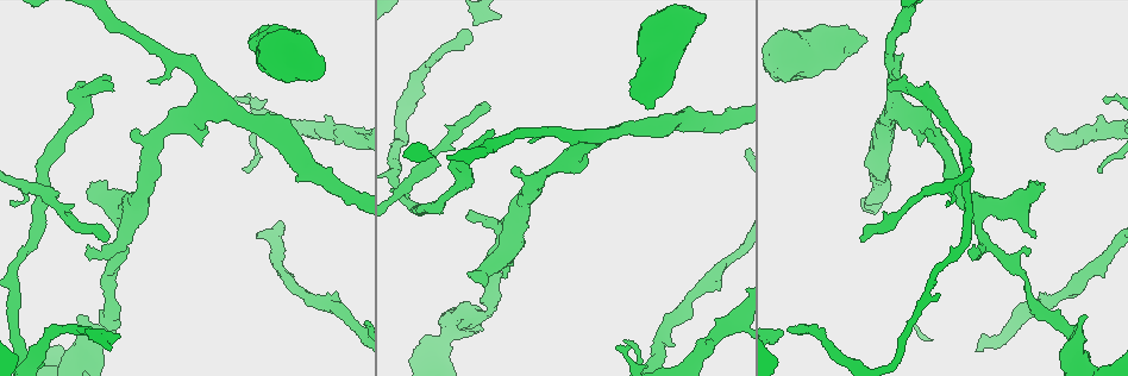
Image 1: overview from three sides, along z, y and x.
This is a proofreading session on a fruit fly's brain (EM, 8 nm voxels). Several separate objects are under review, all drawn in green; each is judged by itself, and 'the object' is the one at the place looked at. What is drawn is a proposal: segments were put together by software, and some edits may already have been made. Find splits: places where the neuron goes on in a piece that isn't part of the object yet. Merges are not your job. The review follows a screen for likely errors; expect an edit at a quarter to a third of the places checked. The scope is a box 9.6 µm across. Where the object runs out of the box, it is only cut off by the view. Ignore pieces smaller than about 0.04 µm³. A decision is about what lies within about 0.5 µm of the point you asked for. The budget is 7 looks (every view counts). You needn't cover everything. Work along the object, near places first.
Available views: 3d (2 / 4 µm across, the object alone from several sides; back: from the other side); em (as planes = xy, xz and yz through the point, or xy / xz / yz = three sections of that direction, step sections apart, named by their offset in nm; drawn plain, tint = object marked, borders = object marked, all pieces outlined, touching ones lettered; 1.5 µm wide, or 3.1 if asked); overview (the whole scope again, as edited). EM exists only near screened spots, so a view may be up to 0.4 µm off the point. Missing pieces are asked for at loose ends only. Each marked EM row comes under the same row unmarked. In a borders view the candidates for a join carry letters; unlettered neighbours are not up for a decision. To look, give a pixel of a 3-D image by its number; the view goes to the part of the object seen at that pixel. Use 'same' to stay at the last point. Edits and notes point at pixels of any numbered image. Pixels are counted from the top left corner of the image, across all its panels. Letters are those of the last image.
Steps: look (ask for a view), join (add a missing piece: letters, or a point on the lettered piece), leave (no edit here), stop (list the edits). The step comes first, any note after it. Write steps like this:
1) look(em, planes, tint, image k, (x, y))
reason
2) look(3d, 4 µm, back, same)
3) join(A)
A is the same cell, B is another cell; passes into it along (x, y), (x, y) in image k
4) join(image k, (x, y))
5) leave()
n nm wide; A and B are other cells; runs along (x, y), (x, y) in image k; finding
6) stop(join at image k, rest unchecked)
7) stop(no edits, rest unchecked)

look(em, planes, borders, image 1, (1088, 317))
thick end

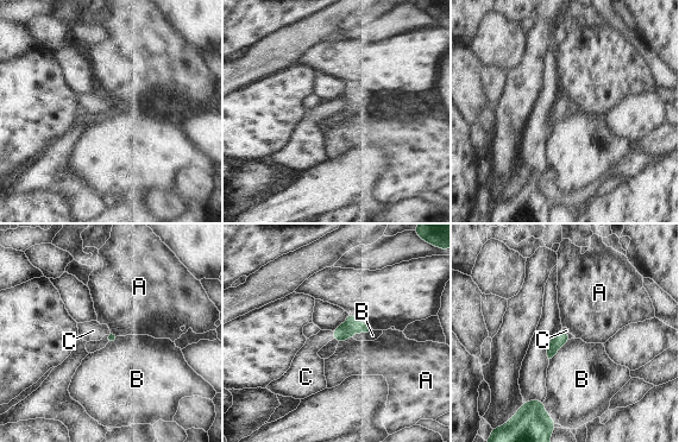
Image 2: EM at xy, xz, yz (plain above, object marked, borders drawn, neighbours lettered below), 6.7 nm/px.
join(C)
B touches over 220 nm; C is the same cell, A and B are other cells; passes into it along (352, 326), (334, 335), (307, 360) in image 2; the neuron continues

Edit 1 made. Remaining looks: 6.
look(overview)

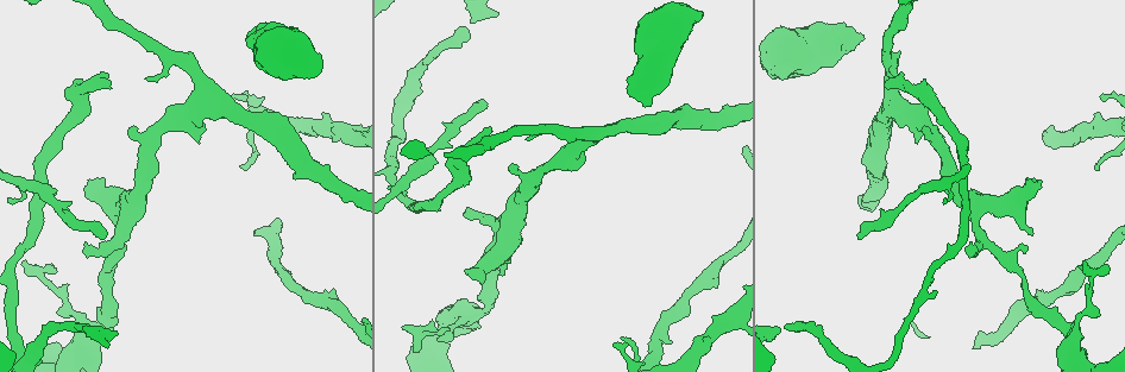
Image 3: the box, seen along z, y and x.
look(em, xy, step 4, tint, image 3, (491, 131))
an open end

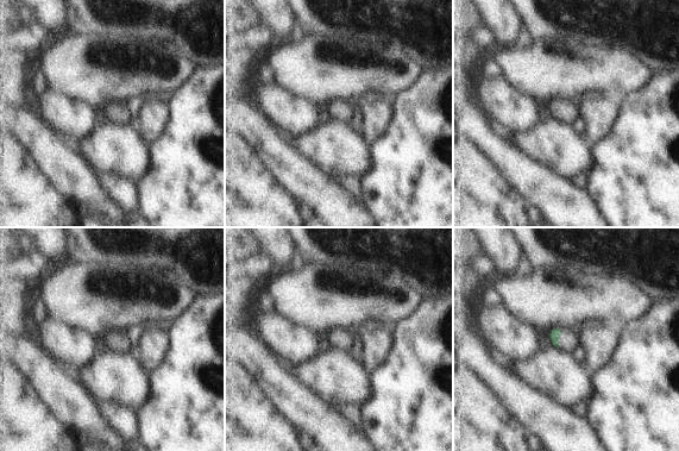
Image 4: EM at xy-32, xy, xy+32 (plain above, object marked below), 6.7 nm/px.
look(em, planes, borders, same)

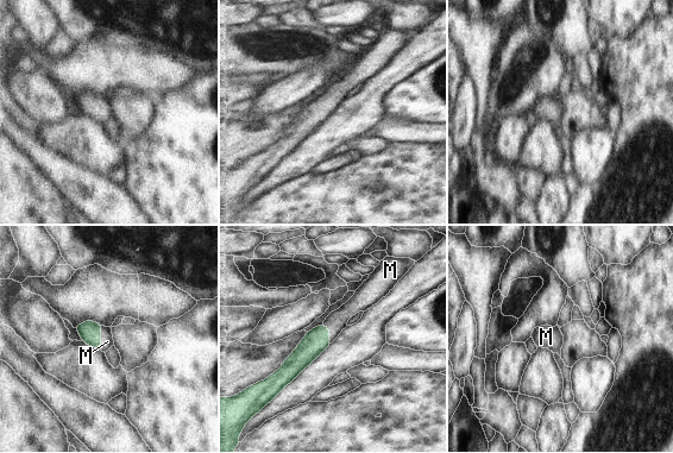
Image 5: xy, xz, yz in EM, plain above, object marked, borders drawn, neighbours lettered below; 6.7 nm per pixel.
join(M)
M is the same cell; passes into it along (90, 332), (100, 338), (107, 341) in image 5; it goes on there

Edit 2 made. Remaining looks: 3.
look(em, yz, step 4, borders, image 3, (862, 40))
an open end

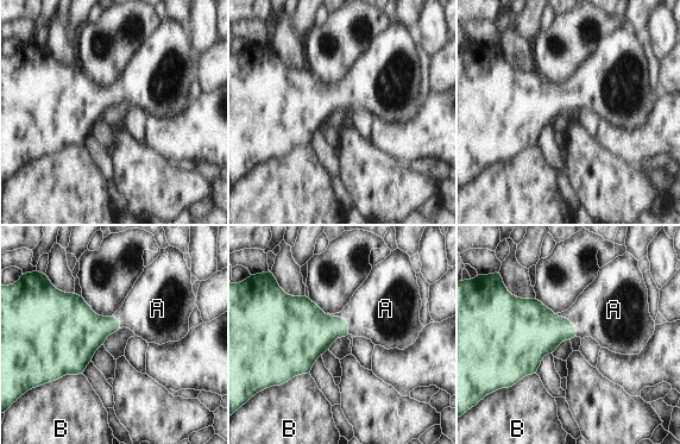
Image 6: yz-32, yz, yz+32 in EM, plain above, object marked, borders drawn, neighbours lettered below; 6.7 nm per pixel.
look(em, planes, borders, same)

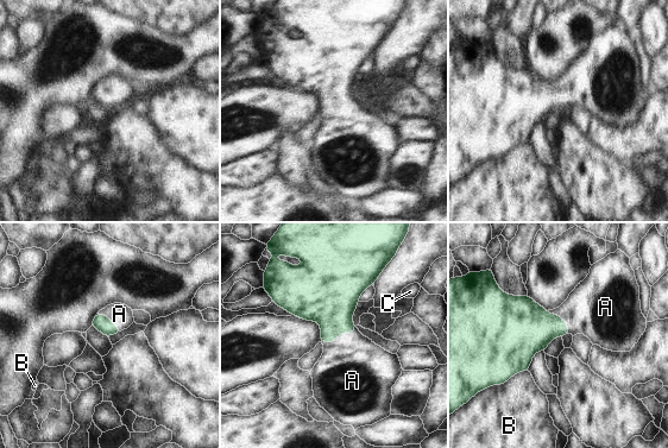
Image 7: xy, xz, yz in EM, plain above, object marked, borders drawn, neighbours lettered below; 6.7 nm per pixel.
join(A)
A is the same cell, B and C are other cells; passes into it along (331, 298), (339, 334), (352, 368) in image 7; the neuron continues

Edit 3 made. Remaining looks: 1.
stop(join at image 2, join at image 5, join at image 7, rest unchecked)

